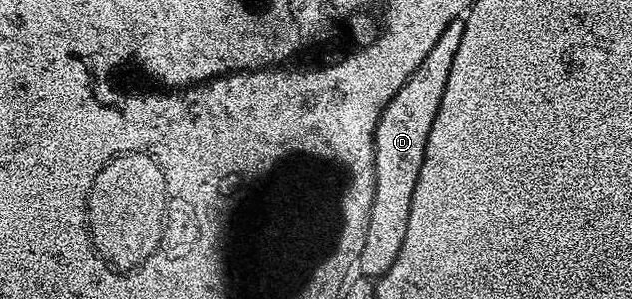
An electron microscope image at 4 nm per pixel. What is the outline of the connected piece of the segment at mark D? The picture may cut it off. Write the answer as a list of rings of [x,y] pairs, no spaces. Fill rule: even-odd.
[[[462,19],[445,26],[445,34],[432,44],[421,66],[417,66],[415,73],[393,93],[381,114],[375,131],[375,197],[369,214],[369,234],[365,234],[365,246],[357,250],[358,271],[364,277],[385,275],[389,266],[397,262],[397,254],[401,254],[405,226],[409,226],[409,206],[413,202],[417,174],[421,174],[421,162],[425,158],[425,142],[429,142],[429,130],[433,130],[433,118],[437,118],[437,106],[441,106],[441,94],[445,94],[445,82],[449,82],[449,70],[461,47],[462,33]]]

